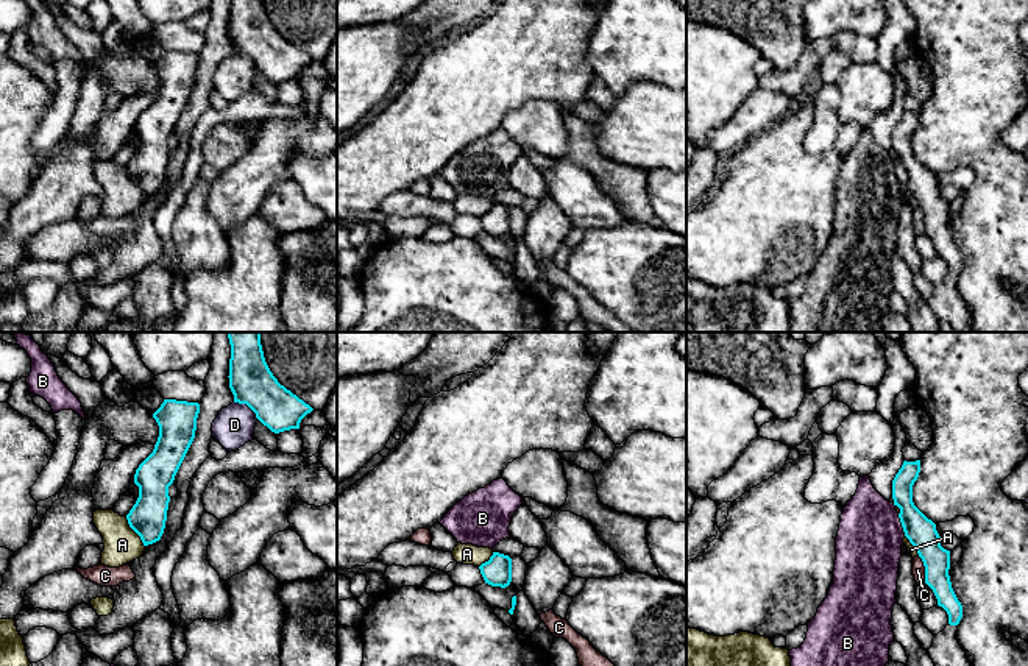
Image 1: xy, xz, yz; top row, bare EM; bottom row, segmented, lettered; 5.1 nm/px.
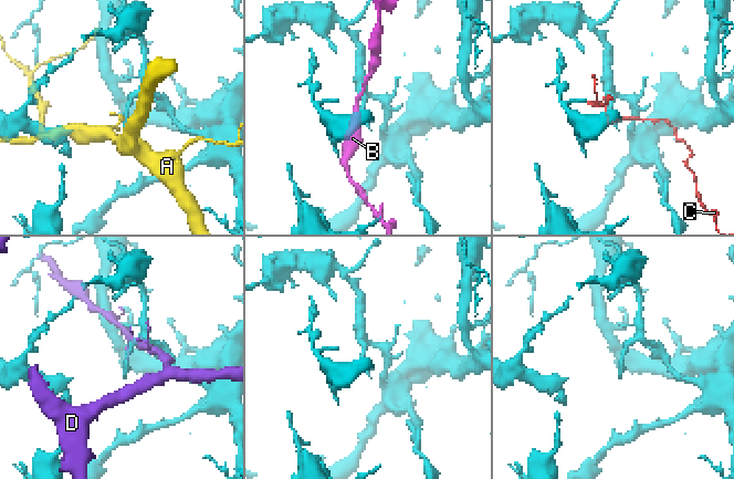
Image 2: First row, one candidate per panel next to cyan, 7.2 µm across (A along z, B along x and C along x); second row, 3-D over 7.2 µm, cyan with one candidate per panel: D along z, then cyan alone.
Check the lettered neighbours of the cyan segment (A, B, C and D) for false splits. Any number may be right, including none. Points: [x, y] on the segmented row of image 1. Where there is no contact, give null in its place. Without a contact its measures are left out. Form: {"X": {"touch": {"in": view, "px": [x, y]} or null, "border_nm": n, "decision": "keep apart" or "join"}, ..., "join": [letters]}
{"A": {"touch": {"in": "xy", "px": [134, 531]}, "border_nm": 190, "decision": "keep apart"}, "B": {"touch": {"in": "yz", "px": [902, 524]}, "border_nm": 130, "decision": "keep apart"}, "C": {"touch": {"in": "yz", "px": [925, 568]}, "border_nm": 140, "decision": "keep apart"}, "D": {"touch": {"in": "xy", "px": [247, 404]}, "border_nm": 160, "decision": "keep apart"}, "join": []}

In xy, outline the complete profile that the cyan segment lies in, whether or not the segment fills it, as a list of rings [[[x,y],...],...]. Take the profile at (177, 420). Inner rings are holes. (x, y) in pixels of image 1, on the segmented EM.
[[[164,399],[153,413],[159,437],[153,452],[139,465],[134,484],[139,498],[126,515],[129,527],[140,537],[144,546],[161,540],[168,510],[168,487],[195,438],[198,402]]]

